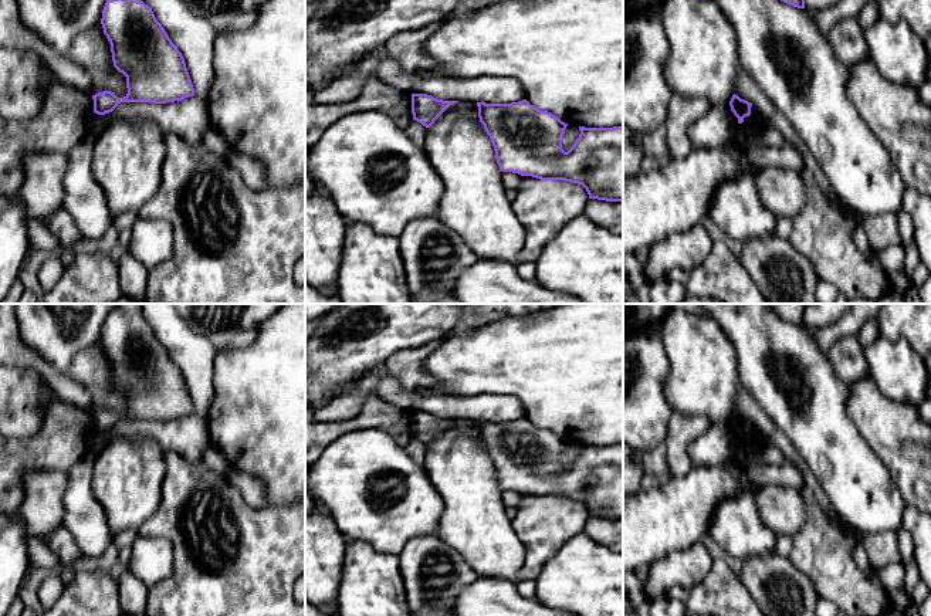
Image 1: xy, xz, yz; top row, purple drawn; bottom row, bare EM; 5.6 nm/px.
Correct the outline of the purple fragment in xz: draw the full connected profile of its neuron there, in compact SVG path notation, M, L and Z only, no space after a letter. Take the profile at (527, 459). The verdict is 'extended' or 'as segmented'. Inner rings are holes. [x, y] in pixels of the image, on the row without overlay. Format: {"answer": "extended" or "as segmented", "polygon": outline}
{"answer": "as segmented", "polygon": "M527 417L511 422L477 420L477 424L480 440L492 460L502 490L578 501L586 507L589 517L623 519L623 444L579 444L579 456L565 470L562 454L568 441L548 429L535 426Z"}

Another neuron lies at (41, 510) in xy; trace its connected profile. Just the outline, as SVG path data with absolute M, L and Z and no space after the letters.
M31 471L24 478L24 500L17 507L27 531L47 544L48 535L62 525L67 473Z

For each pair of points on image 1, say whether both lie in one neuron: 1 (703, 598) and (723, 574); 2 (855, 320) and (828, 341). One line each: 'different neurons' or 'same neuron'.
1: same neuron
2: same neuron

